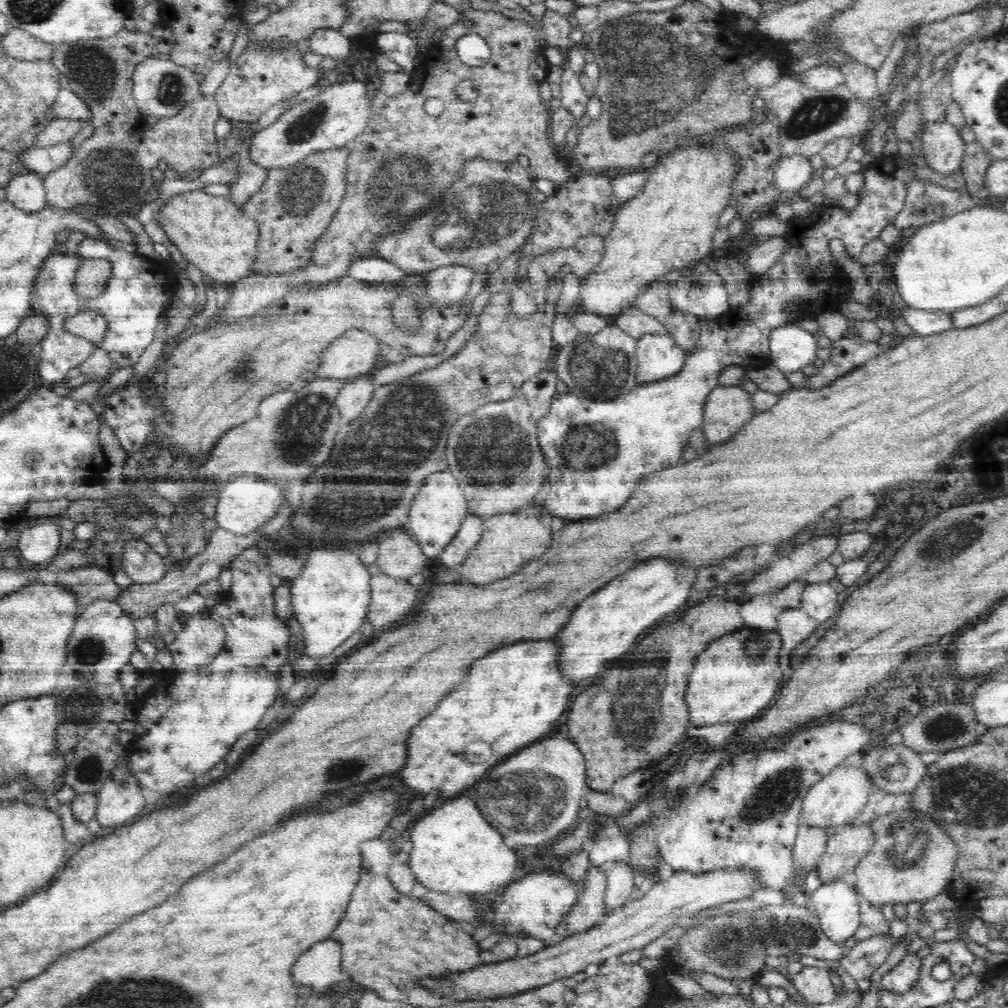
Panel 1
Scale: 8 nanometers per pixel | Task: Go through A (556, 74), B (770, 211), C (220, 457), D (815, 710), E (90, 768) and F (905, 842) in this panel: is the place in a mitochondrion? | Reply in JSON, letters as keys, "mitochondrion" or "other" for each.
{"A":"other","B":"other","C":"other","D":"other","E":"mitochondrion","F":"mitochondrion"}

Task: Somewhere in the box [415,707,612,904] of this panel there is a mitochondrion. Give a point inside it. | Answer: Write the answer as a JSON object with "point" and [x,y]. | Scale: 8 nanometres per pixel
{"point":[525,794]}

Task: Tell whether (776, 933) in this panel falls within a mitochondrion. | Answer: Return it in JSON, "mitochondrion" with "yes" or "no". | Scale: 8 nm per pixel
{"mitochondrion":"yes"}

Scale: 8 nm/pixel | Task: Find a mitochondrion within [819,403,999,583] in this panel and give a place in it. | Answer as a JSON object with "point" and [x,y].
{"point":[942,542]}

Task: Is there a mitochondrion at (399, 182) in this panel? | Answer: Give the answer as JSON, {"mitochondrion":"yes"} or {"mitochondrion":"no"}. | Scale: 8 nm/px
{"mitochondrion":"yes"}

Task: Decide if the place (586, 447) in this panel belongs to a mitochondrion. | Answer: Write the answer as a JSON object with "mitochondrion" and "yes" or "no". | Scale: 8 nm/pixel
{"mitochondrion":"yes"}

